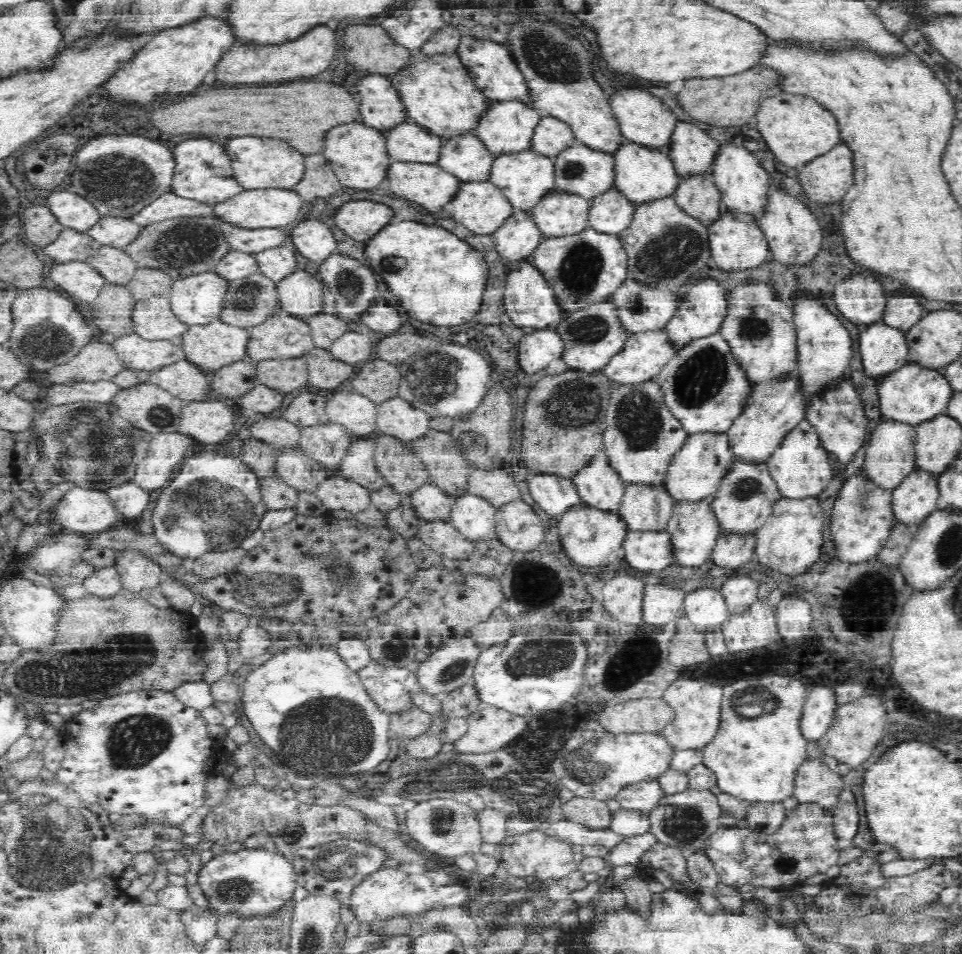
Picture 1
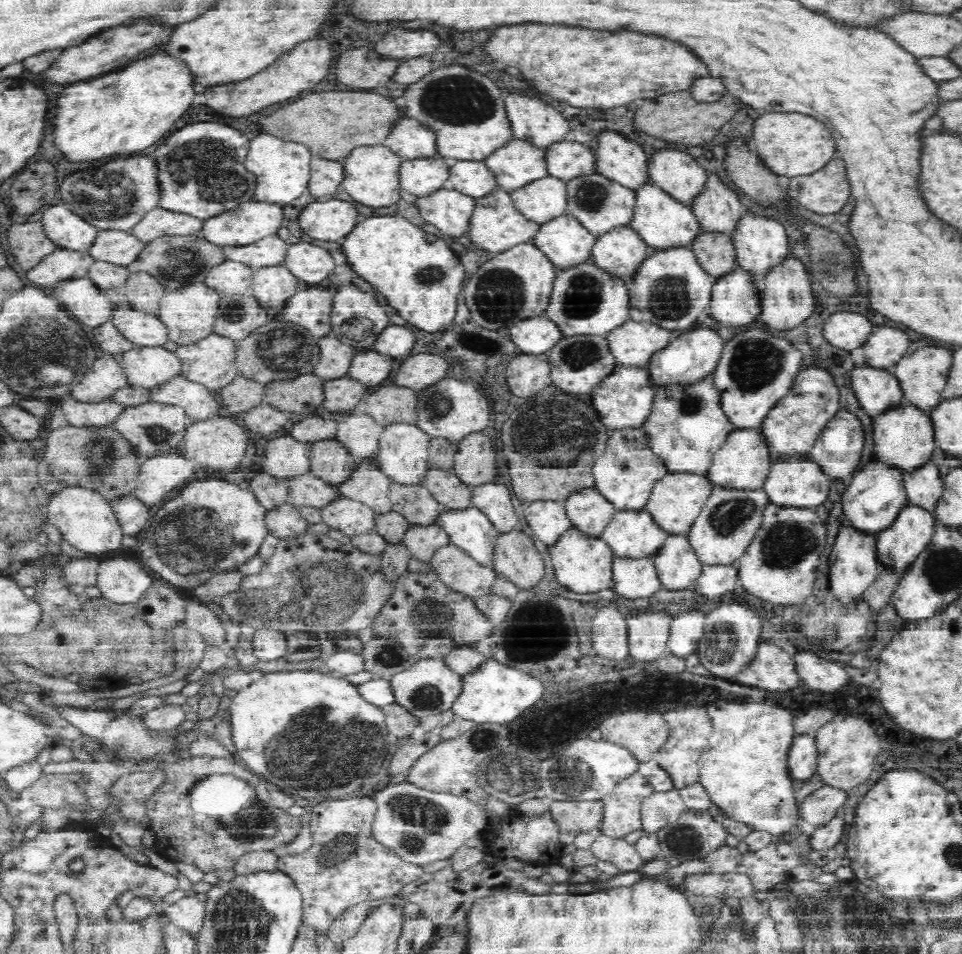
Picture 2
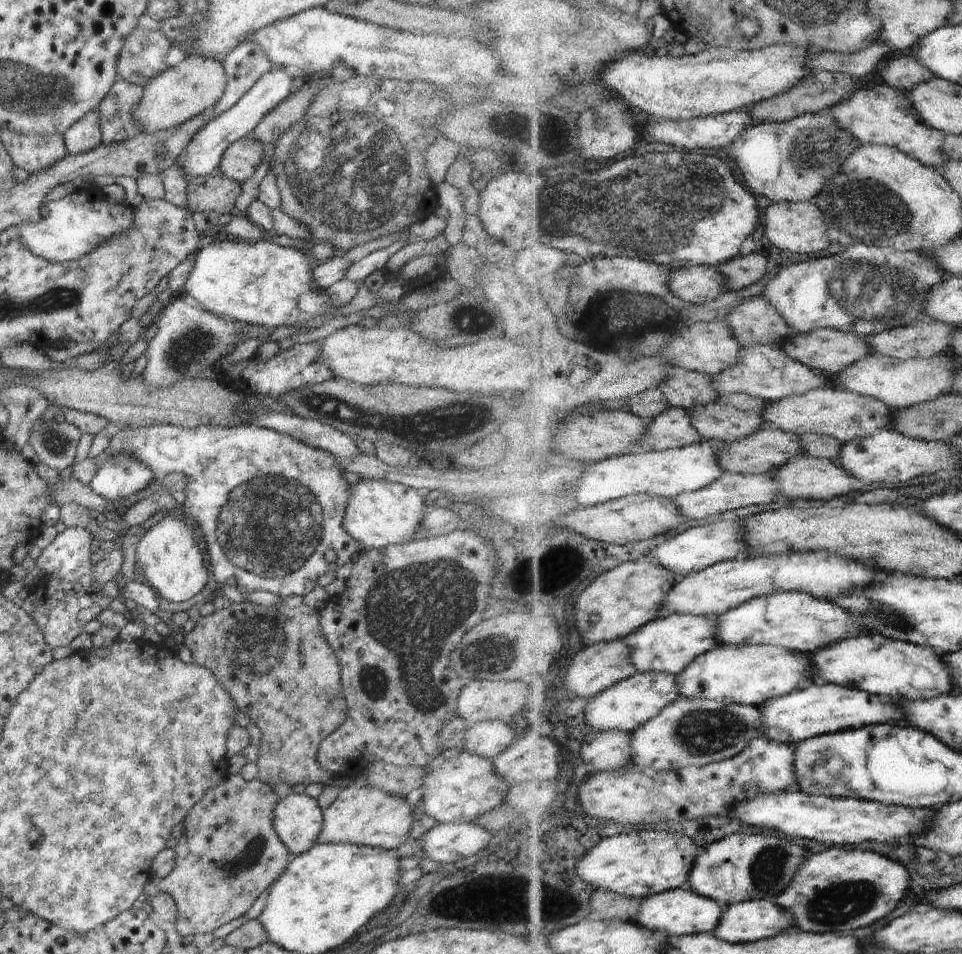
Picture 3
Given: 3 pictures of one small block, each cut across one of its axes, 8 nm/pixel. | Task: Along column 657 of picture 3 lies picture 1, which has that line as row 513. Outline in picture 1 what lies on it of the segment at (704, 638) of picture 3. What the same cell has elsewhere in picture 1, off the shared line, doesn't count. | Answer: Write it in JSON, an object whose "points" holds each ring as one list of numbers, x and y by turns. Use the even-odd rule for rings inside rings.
{"points":[[664,482,627,483,617,510,628,524,629,530,664,529,676,499]]}

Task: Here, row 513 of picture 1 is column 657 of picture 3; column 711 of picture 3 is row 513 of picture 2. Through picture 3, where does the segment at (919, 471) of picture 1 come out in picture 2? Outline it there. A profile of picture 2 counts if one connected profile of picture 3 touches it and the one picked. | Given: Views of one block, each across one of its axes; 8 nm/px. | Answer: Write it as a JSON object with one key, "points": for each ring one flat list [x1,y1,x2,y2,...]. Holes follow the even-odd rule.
{"points":[[914,503,904,505,895,516,892,524,877,533,878,542,876,548,878,549,878,560,880,560,881,566,894,569,894,571,905,572,911,562,914,562,914,559,932,540,935,528,936,518,934,518,933,511]]}

